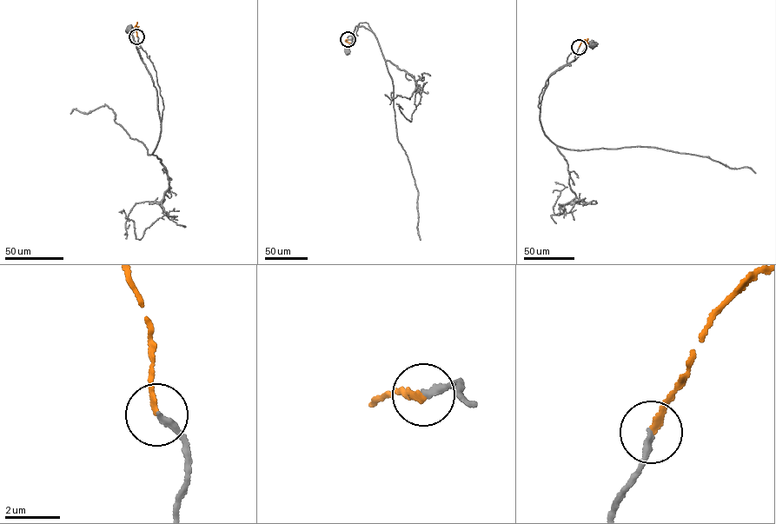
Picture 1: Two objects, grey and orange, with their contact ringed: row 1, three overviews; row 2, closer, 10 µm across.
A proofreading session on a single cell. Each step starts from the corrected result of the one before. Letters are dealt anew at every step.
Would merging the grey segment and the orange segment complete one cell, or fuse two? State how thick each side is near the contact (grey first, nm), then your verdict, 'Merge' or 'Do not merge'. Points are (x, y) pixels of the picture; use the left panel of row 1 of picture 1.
Thickness 240 nm (grey) against 190 nm. Merge

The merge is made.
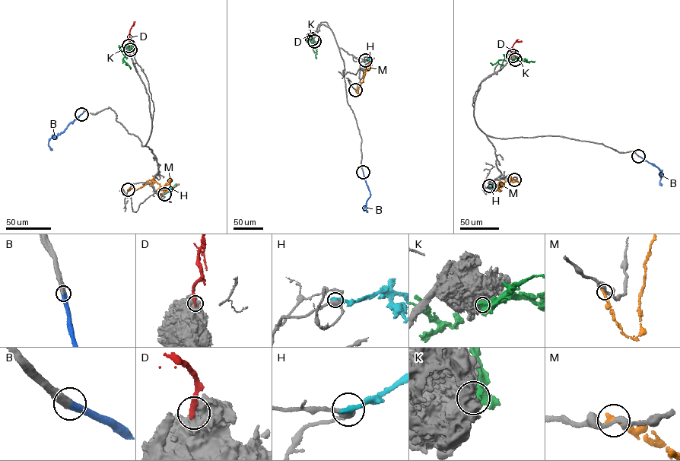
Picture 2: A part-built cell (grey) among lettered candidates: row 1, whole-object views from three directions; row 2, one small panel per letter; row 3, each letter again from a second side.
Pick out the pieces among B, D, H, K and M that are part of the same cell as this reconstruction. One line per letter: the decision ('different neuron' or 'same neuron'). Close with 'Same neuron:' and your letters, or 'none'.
B: same neuron
D: different neuron
H: different neuron
K: different neuron
M: different neuron
Same neuron: B

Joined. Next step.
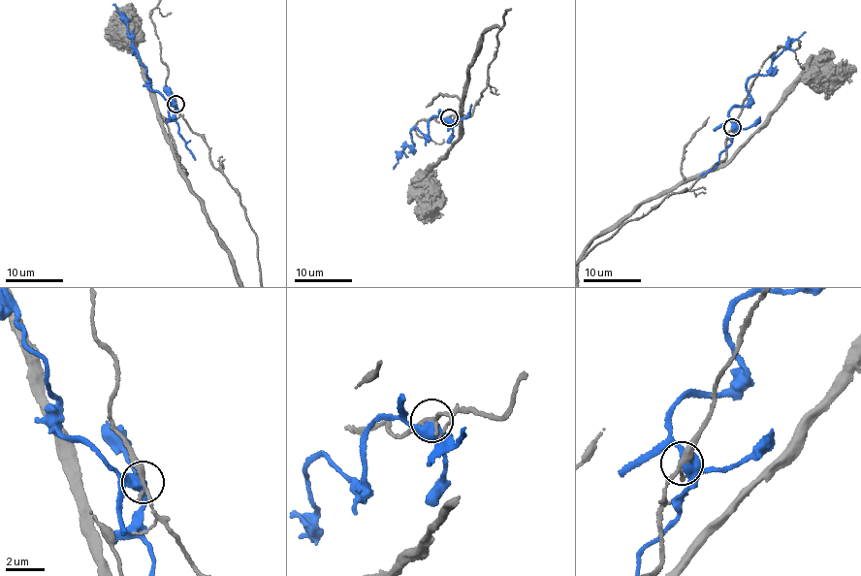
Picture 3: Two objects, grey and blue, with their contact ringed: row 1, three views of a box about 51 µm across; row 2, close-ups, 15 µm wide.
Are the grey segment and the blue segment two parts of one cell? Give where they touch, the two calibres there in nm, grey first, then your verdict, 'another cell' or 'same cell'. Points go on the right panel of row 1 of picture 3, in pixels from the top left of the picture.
(732, 127) | 240/400 nm | another cell

